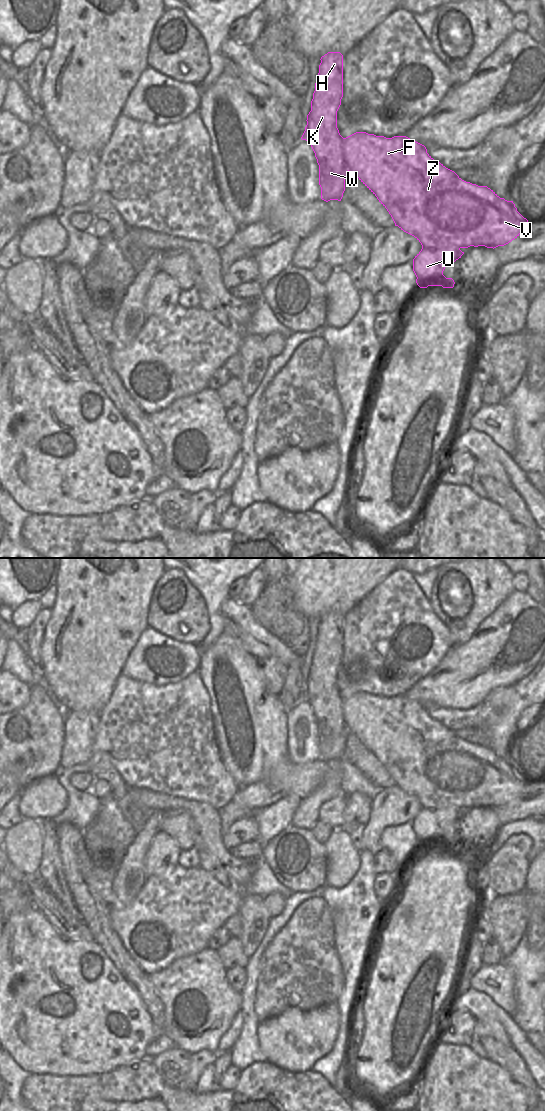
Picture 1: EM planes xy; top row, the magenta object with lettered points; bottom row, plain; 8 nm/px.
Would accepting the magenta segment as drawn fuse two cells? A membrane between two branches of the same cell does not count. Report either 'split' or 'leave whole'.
split

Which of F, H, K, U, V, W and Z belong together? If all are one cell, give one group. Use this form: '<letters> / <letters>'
F U V Z / H K W

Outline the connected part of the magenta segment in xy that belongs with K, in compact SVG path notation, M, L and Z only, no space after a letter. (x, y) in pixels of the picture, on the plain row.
M328 612L320 620L311 671L301 699L311 705L317 719L321 759L341 761L348 732L343 698L337 688L337 671L343 657L343 615Z

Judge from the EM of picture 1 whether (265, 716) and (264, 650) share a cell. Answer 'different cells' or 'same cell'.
different cells

